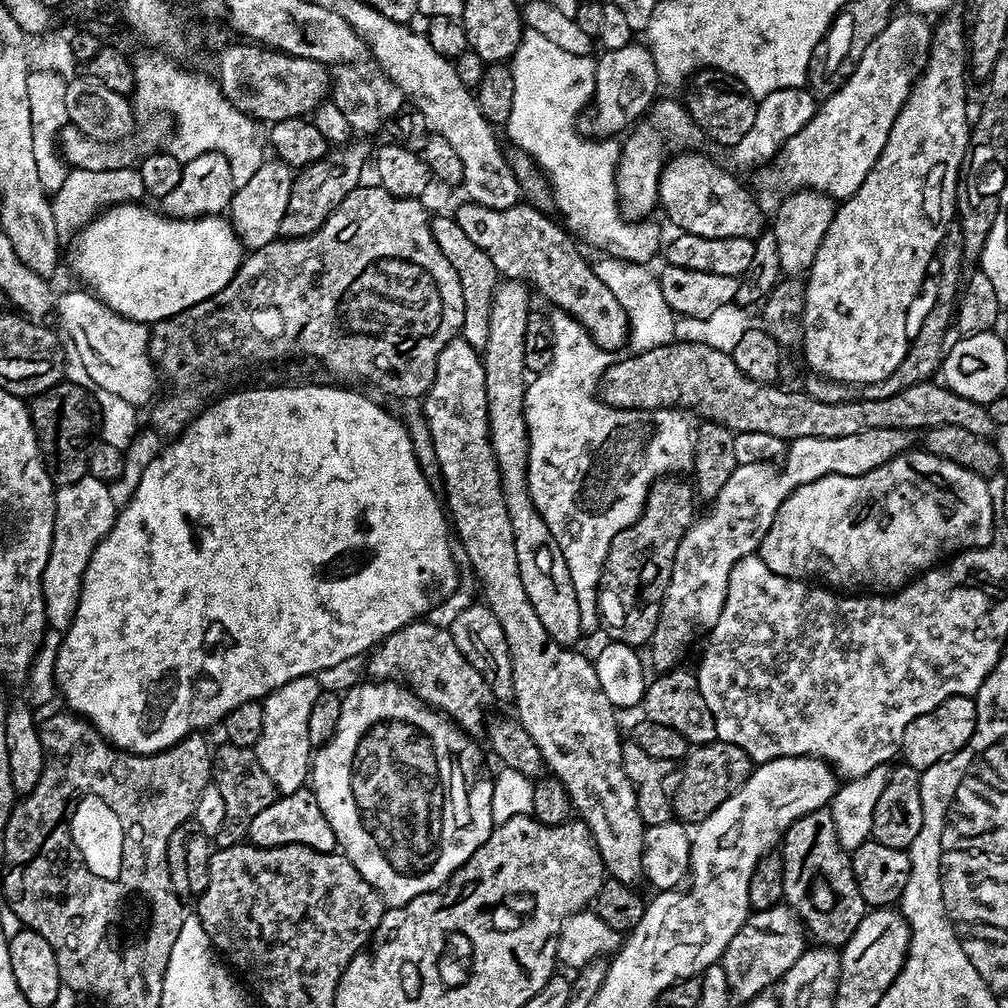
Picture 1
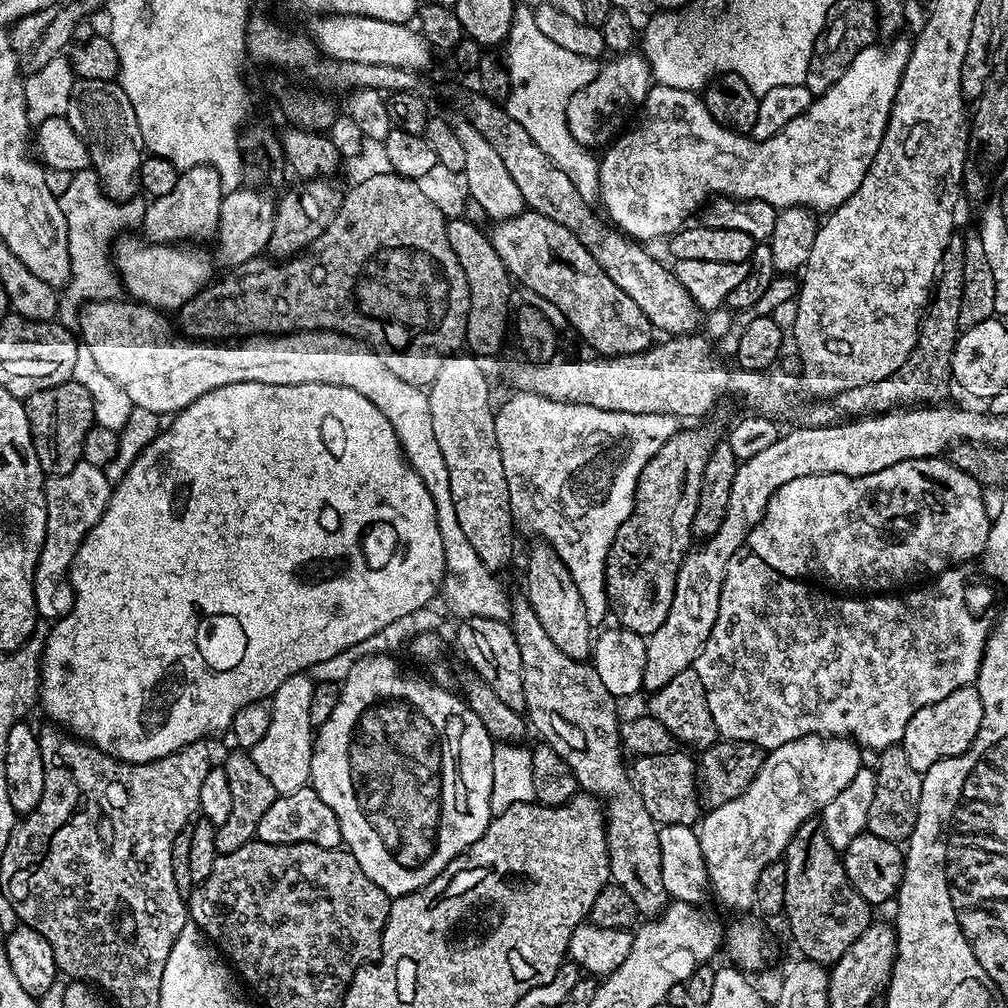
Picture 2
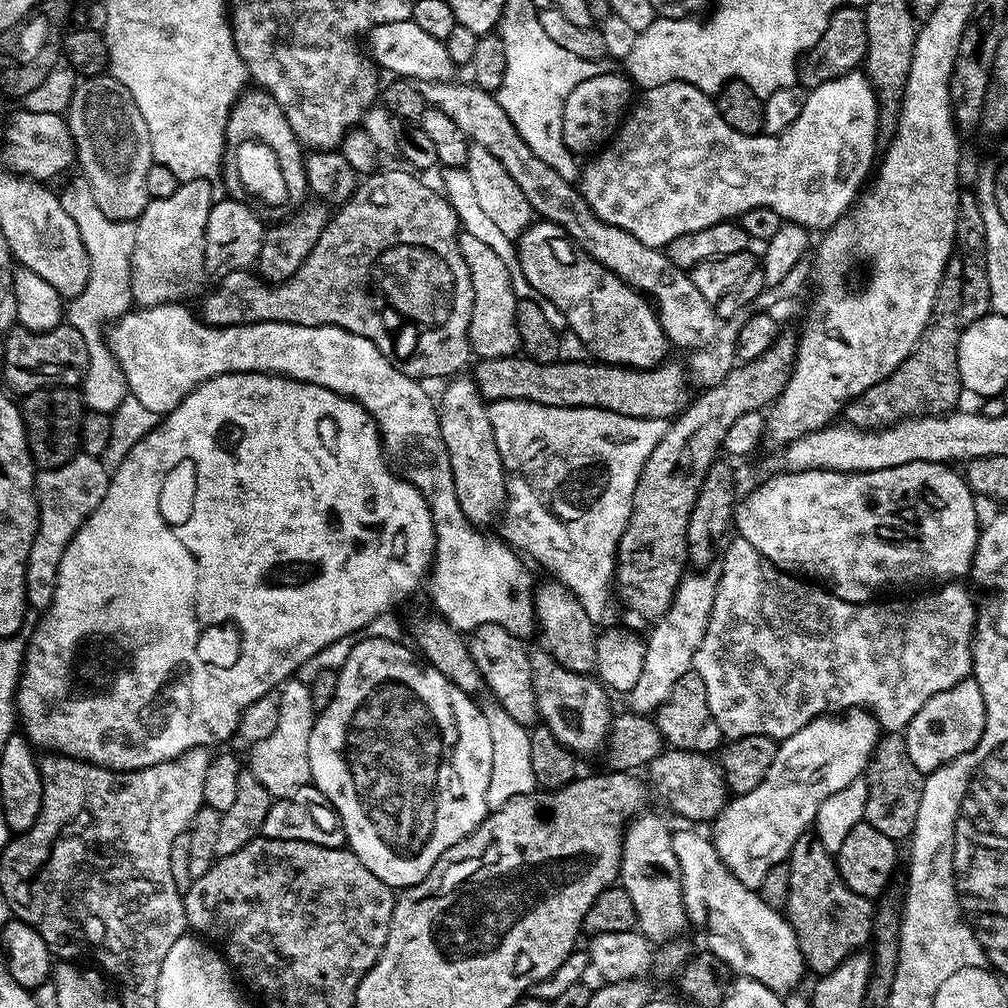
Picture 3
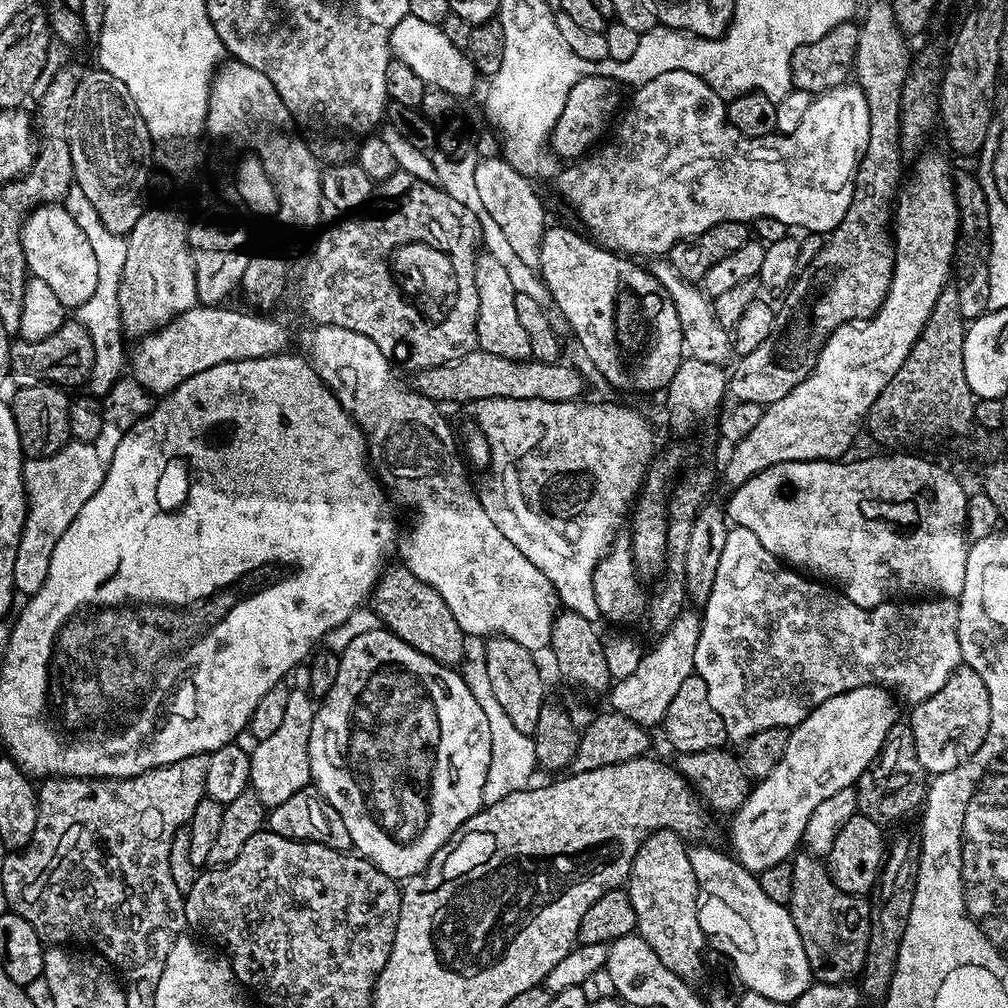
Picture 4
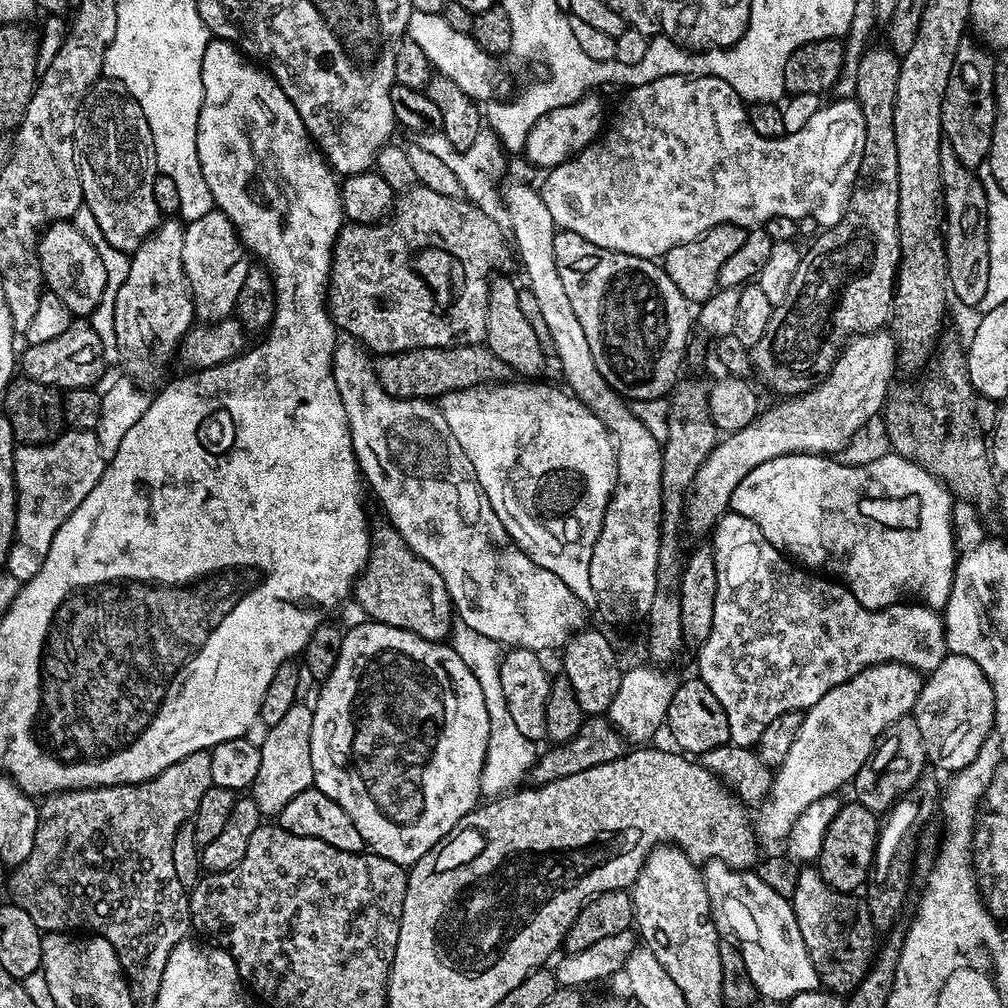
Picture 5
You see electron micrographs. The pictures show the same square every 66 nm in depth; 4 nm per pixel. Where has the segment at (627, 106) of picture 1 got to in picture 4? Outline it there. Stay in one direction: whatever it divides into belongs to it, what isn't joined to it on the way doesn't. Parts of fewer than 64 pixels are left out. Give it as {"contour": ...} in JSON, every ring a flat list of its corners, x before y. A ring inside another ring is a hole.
{"contour":[[586,75,582,78,582,82,578,82,578,86,574,86,574,90,570,90,568,101,554,126,550,141,551,151,555,152,561,161,575,162,585,154,591,153,601,143,600,135,604,131,605,133,609,131,610,125,621,111,621,85,617,84,611,75,603,75],[608,123,610,123,609,128]]}

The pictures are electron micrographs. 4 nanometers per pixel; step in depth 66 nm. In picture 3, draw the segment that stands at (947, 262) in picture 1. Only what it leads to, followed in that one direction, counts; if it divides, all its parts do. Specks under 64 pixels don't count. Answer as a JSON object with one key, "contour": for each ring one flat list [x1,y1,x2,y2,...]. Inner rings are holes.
{"contour":[[953,254,944,267,934,306,914,350,885,380,854,398,842,413,853,428,875,430,914,416,943,416,955,409,962,385,958,374,958,342,962,325,962,262]]}

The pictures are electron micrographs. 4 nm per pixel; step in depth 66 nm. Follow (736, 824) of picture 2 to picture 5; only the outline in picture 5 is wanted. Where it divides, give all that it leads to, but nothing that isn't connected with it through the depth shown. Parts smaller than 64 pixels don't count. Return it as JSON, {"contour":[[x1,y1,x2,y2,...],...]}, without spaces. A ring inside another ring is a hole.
{"contour":[[889,662,863,668,854,678,822,694,815,706,803,713,794,746,790,746,790,754,786,754,784,761,775,769,772,788,759,805,760,813,757,816,755,813,754,831,757,837,768,844,776,844,779,840,780,843,787,841,794,822,802,814,802,810,810,806,810,802,818,802,818,798,839,793,839,788,844,783,845,787,855,777,856,771,868,763,872,749,876,747,889,724,909,715,915,709,921,683,922,676,917,669,910,668,907,664]]}

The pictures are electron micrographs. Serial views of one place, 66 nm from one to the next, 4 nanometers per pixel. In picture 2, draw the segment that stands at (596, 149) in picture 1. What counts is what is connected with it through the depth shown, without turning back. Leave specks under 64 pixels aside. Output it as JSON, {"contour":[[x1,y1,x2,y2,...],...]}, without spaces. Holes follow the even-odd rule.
{"contour":[[523,2,517,3,512,15,507,48,509,90,506,107,510,118,514,118,514,122,518,122,518,126,522,126,522,130,526,130,530,138,534,138,538,150,542,150,542,154,546,154,546,158,550,158,550,162,554,162,554,166,558,166,558,170,562,170,562,174,570,178,583,200,595,201,600,190,600,165,589,149,570,139,566,106,570,98,574,98,574,94,582,90,582,86,594,82,601,65,590,58,570,54,570,50,562,50,562,46,550,42,550,38,542,38,538,25,534,23,533,9]]}

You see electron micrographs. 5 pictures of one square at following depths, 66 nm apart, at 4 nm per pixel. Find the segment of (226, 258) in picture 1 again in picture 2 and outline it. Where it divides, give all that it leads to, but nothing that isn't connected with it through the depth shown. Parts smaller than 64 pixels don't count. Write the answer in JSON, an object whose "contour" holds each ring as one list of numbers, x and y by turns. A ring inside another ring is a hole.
{"contour":[[121,239,114,248,114,267,119,275,119,281,123,291,128,291,132,295,129,297,133,301,146,304,149,308,179,310,187,300,207,288,213,279,213,257,208,257,200,249,203,247,154,244,143,239,123,240]]}

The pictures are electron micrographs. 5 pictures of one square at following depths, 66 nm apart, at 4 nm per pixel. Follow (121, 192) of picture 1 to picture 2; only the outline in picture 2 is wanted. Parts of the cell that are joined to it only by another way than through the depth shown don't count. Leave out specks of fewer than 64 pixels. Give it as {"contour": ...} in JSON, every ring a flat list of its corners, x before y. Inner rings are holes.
{"contour":[[90,168,73,173,70,185,57,197,59,210,67,222,67,244,70,246,71,276,64,286,57,303,57,319,65,327,77,327,81,308,72,308,76,300,94,302,96,300,117,299,122,290,112,258,113,242,126,228,143,225,148,209,143,195,117,200,104,192,100,177]]}

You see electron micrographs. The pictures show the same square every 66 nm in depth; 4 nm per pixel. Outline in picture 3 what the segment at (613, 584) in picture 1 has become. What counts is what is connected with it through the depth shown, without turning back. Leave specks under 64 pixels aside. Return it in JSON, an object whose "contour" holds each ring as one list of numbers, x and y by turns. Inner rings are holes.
{"contour":[[777,335,766,354,733,368,720,385,703,389,700,397,697,400,695,397,669,423,658,446,650,450,650,458,646,458,642,474,638,474,638,486,634,486,626,530,616,547,614,580,618,588,620,584,620,596,630,611,659,618,672,605,676,588,686,575,686,526,706,470,717,463,719,456,716,455,721,455,726,430,730,430,742,414,759,412,776,403,792,377,797,343,795,335]]}

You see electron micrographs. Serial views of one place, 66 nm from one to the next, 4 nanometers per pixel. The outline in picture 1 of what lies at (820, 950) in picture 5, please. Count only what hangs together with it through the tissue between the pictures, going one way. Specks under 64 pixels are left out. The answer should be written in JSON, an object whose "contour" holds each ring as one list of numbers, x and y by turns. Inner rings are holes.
{"contour":[[827,807,814,810,798,818,784,831,782,841,784,858,783,903,800,917,800,923,817,945,843,949,844,943,858,930,866,905,854,878,852,857,838,840,834,818]]}

